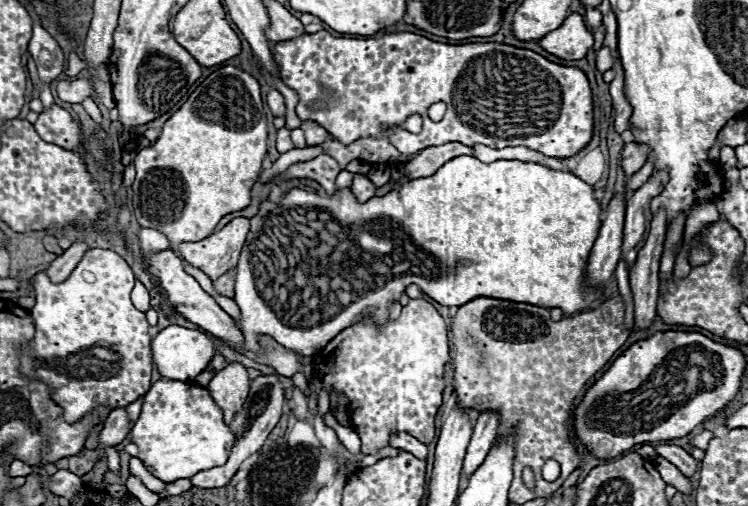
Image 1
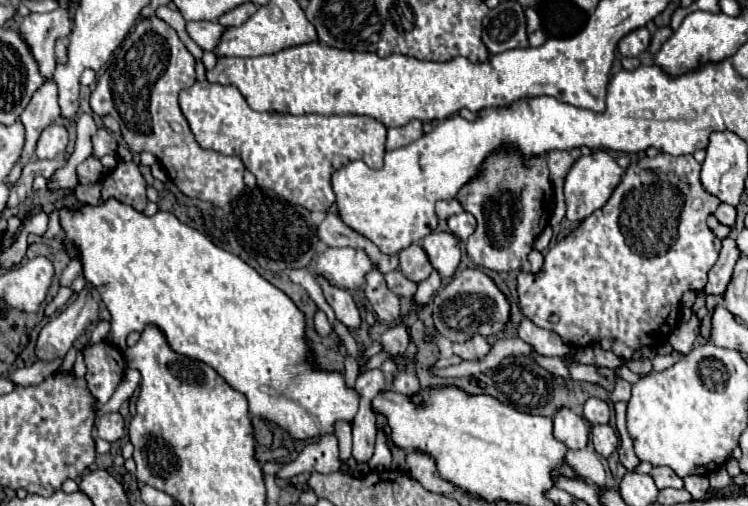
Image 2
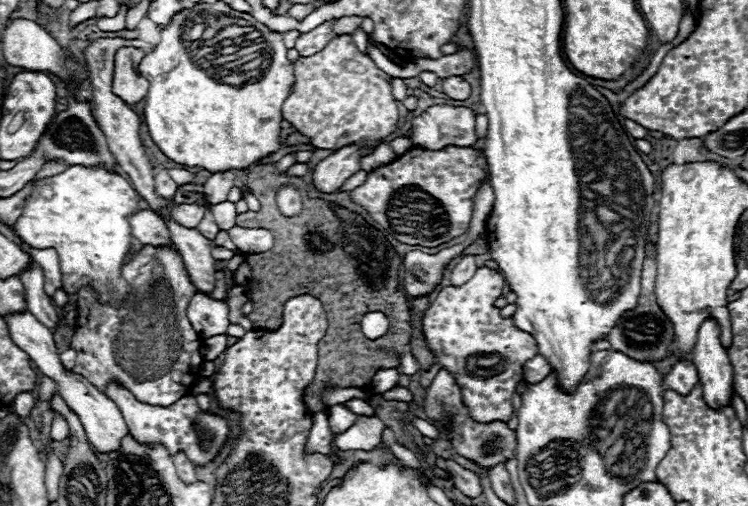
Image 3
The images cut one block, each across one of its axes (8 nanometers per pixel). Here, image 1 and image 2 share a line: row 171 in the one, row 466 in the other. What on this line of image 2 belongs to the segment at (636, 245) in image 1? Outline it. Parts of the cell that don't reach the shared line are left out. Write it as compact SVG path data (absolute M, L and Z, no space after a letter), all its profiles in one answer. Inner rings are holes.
M668 466L654 468L652 470L652 478L654 478L658 490L664 490L664 488L684 488L684 480L680 476L676 476L674 470L668 468Z

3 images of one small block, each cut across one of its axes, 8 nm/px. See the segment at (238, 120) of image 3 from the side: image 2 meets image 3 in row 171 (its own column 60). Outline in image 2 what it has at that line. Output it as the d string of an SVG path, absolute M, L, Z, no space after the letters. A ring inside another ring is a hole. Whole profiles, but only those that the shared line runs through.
M108 198L106 202L100 202L98 206L92 204L84 204L80 208L58 208L60 214L60 226L64 232L64 250L68 252L70 258L78 258L82 262L82 274L86 278L86 282L100 294L100 300L106 304L110 316L112 316L112 328L108 334L108 342L112 342L114 346L118 346L120 350L126 350L126 336L130 332L144 332L146 326L156 326L164 332L168 346L172 350L176 350L178 354L202 360L204 364L212 366L224 380L228 380L228 384L242 392L248 398L250 404L250 412L264 416L276 424L280 424L292 438L308 438L308 436L322 436L326 432L332 432L332 424L336 420L352 420L356 416L356 408L358 408L358 394L350 388L346 388L344 384L344 376L340 372L320 372L320 370L312 370L310 362L308 362L308 346L304 340L304 314L294 306L294 302L276 286L272 286L268 280L264 280L254 268L250 268L246 262L242 262L238 256L214 246L204 234L200 234L196 228L182 224L172 212L156 212L154 216L146 216L138 210L134 210L128 204L118 202L116 198Z

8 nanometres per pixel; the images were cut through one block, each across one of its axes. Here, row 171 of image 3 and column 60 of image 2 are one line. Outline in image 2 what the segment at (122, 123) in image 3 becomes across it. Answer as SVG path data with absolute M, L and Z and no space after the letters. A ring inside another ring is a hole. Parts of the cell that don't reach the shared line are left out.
M50 124L40 134L40 140L38 140L38 146L36 146L36 156L40 160L56 158L58 154L62 154L66 150L66 144L68 144L66 128L62 124Z

